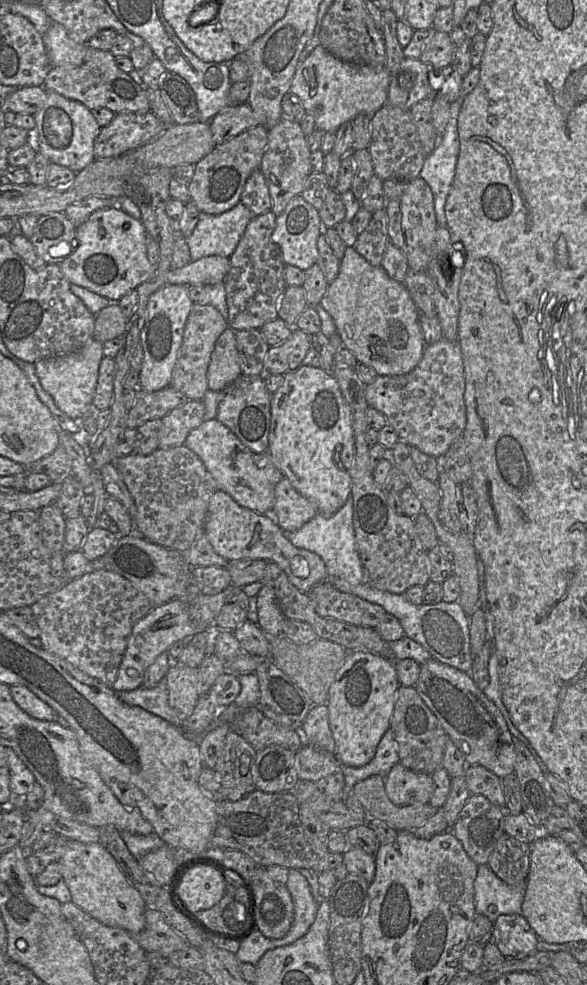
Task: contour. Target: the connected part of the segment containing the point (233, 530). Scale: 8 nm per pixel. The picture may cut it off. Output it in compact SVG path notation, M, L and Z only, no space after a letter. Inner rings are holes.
M217 489L210 499L204 532L215 552L227 561L274 562L301 592L307 593L315 585L327 580L326 565L320 556L295 547L270 517L239 505L228 493L220 489Z

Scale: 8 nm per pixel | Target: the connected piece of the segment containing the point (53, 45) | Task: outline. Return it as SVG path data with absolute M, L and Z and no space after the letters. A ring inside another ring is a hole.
M51 21L43 40L51 67L83 63L87 44L77 42L61 24Z

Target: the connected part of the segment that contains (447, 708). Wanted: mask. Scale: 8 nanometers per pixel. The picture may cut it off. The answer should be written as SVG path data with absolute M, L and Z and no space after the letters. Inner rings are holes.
M432 658L421 665L414 688L437 717L449 739L463 753L467 765L481 765L499 778L514 772L514 738L500 710L476 686L469 673Z

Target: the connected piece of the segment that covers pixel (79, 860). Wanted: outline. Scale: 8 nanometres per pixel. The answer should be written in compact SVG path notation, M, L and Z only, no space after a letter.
M71 839L64 840L64 852L58 862L71 901L100 923L124 929L130 934L145 927L147 906L137 889L128 881L118 864L100 843L85 844Z

